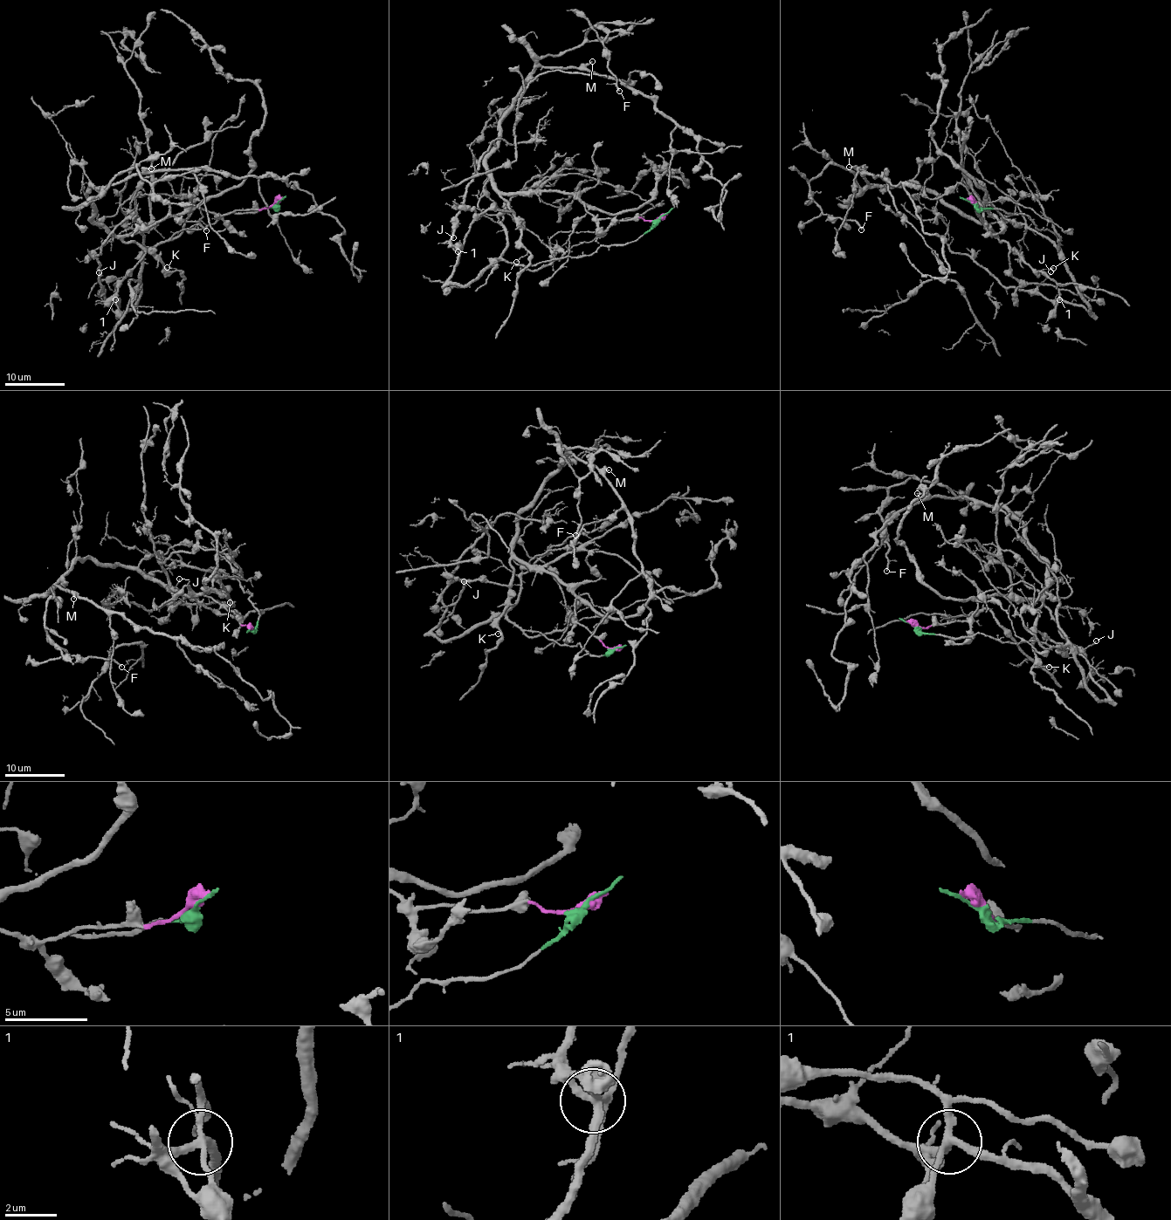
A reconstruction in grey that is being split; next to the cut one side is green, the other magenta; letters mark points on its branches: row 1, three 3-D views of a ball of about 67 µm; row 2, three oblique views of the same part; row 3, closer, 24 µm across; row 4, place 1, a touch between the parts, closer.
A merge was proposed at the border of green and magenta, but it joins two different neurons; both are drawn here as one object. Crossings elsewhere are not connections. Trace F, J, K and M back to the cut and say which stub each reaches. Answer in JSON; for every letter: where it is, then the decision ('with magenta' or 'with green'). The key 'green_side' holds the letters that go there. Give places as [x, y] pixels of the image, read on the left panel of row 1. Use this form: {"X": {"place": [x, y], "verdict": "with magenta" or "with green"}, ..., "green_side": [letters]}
{"F": {"place": [206, 230], "verdict": "with magenta"}, "J": {"place": [99, 272], "verdict": "with green"}, "K": {"place": [167, 267], "verdict": "with magenta"}, "M": {"place": [151, 168], "verdict": "with magenta"}, "green_side": ["J"]}

